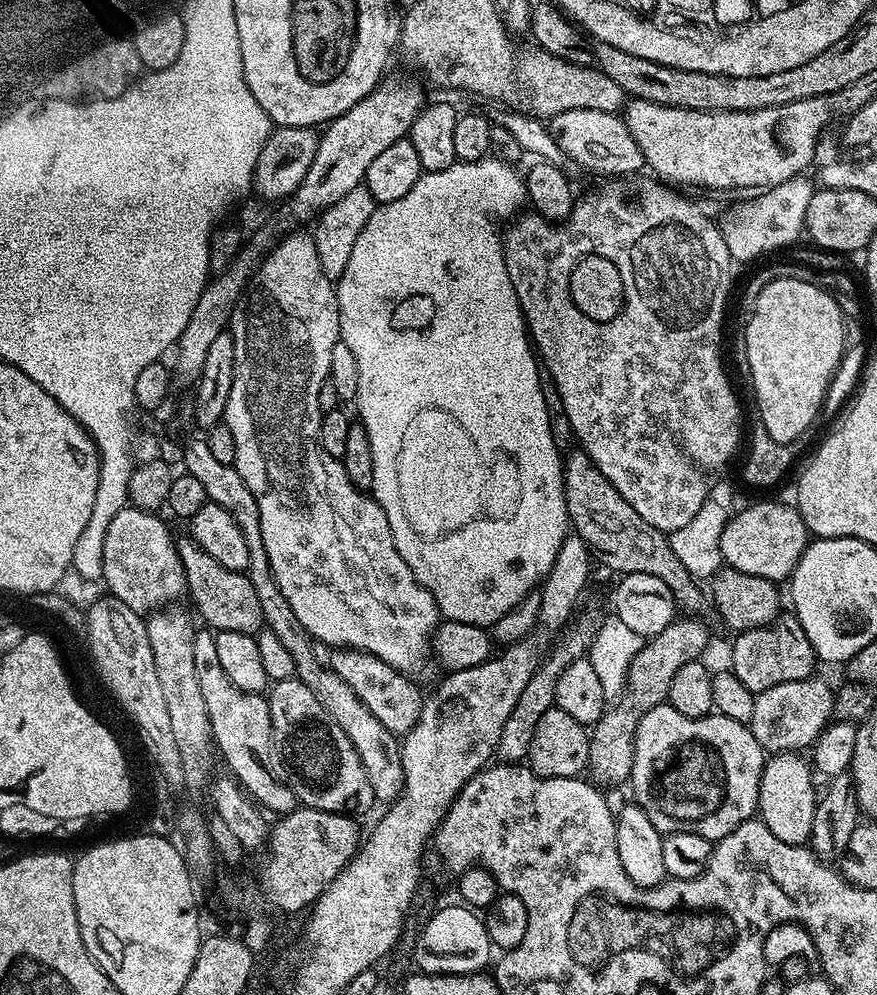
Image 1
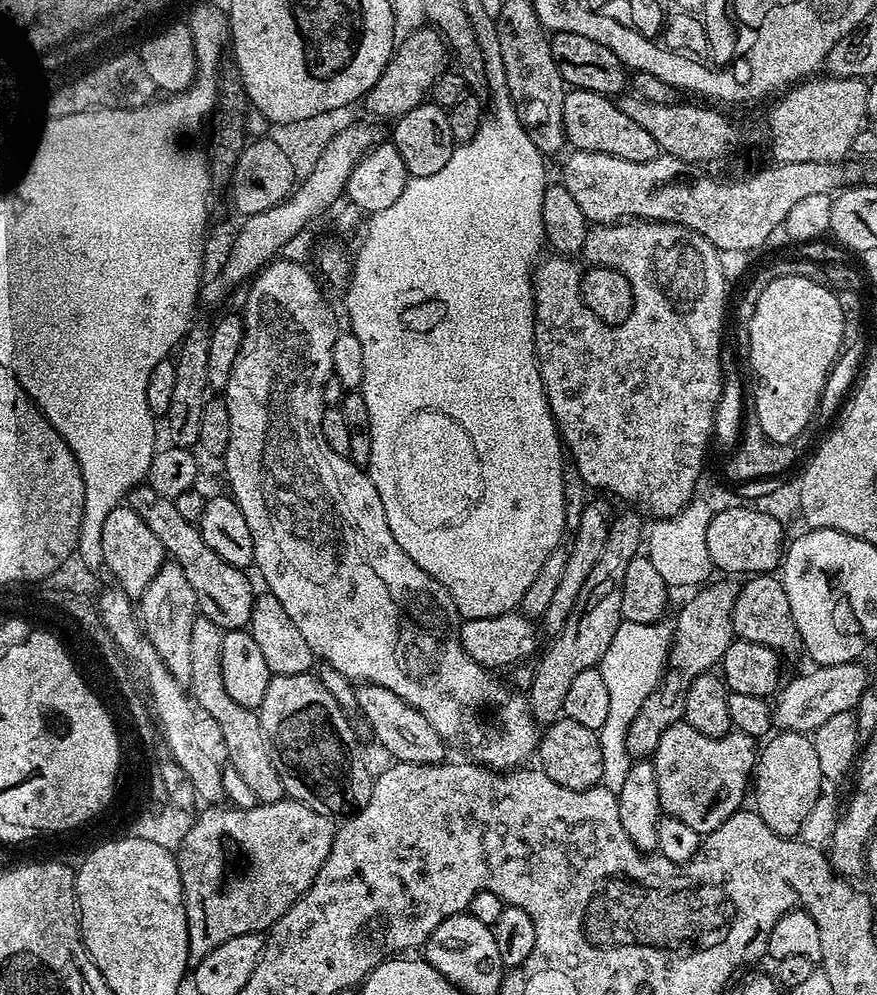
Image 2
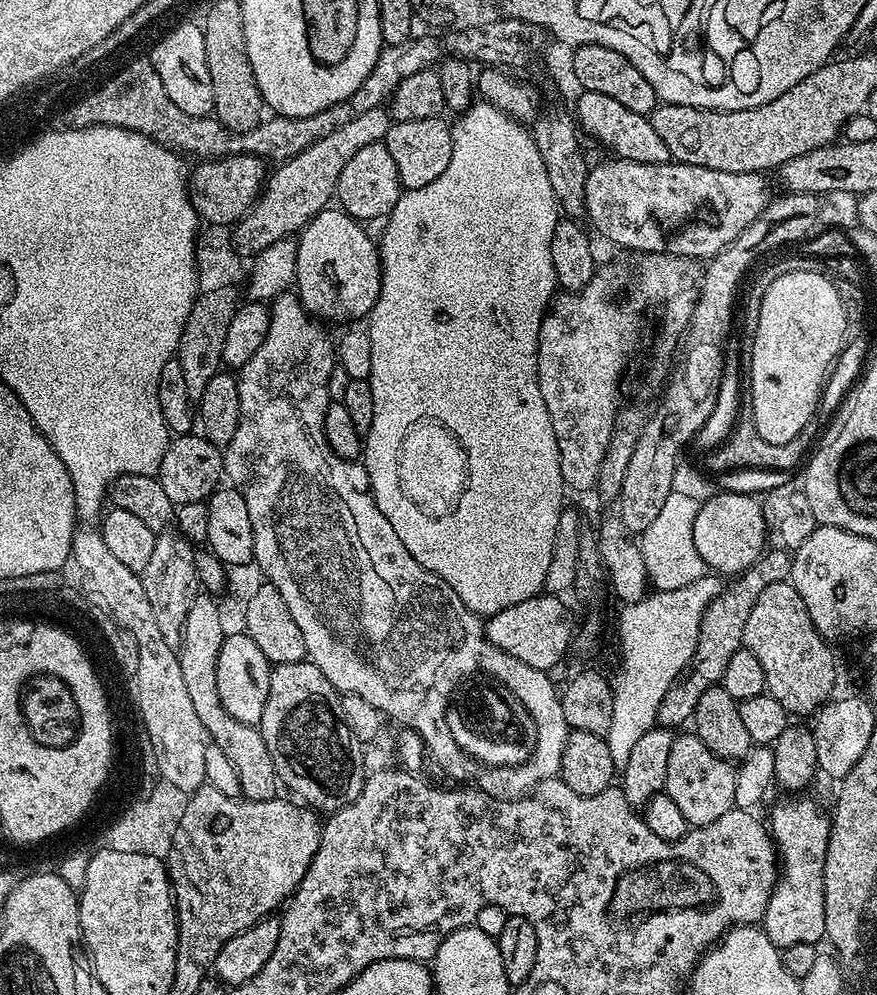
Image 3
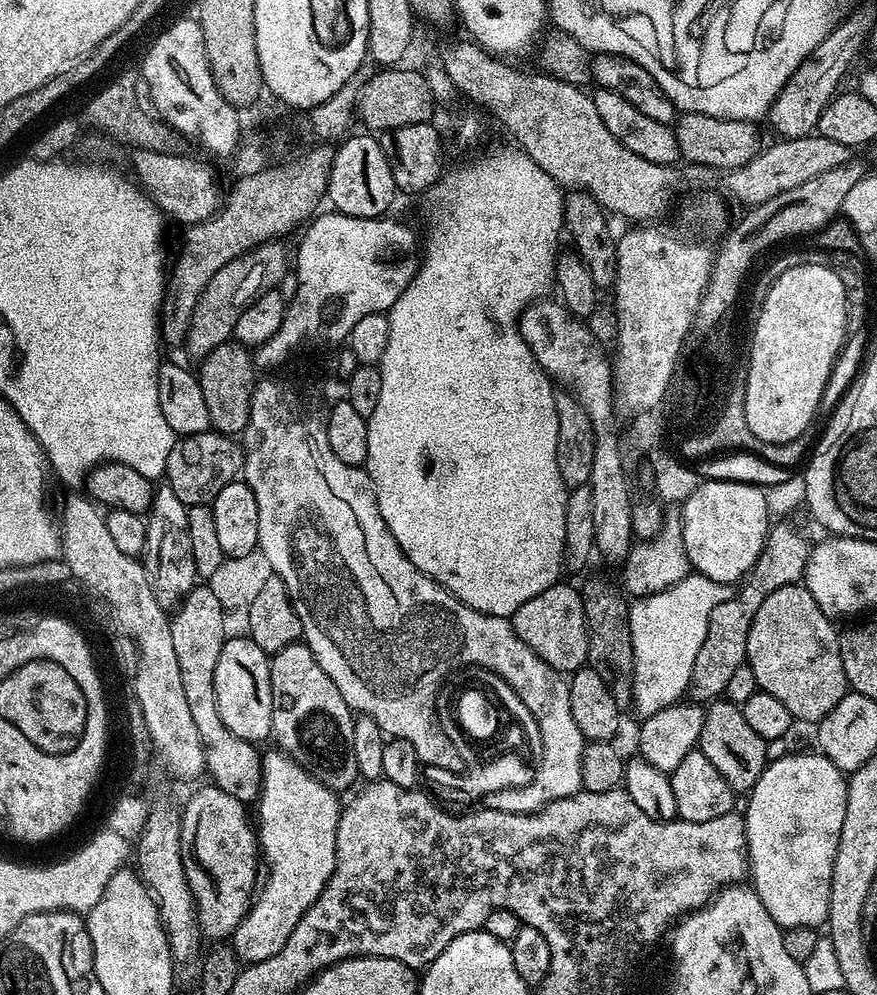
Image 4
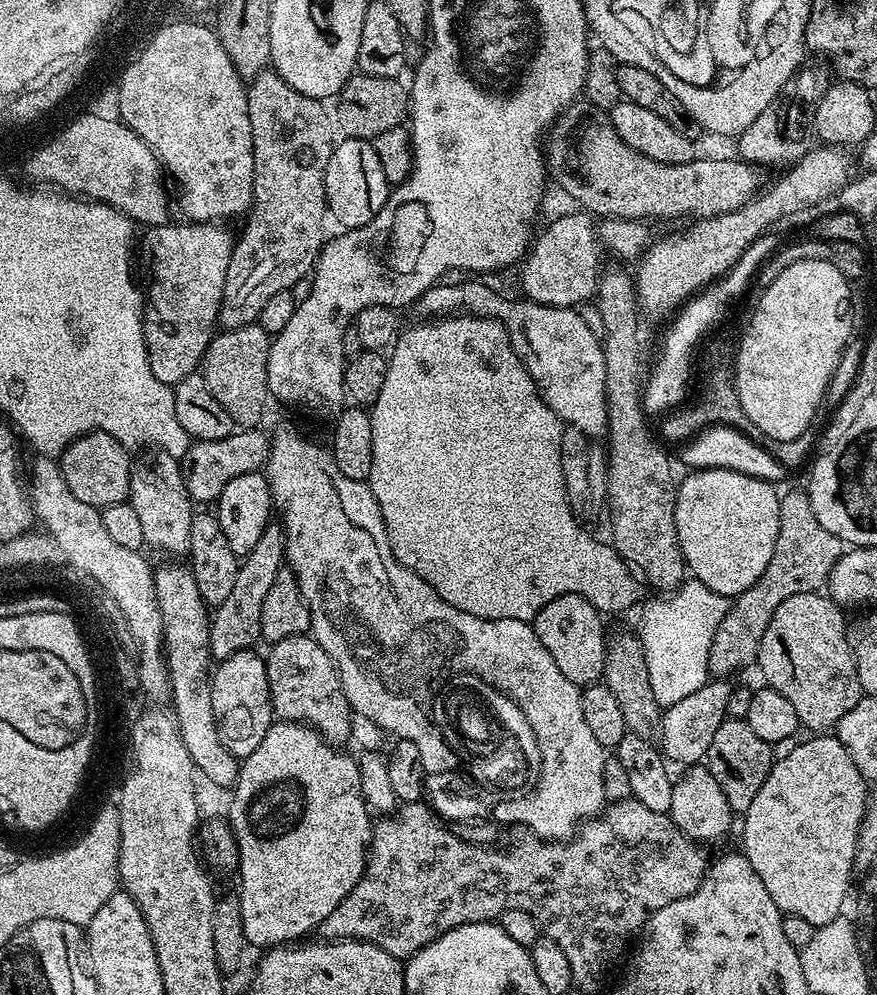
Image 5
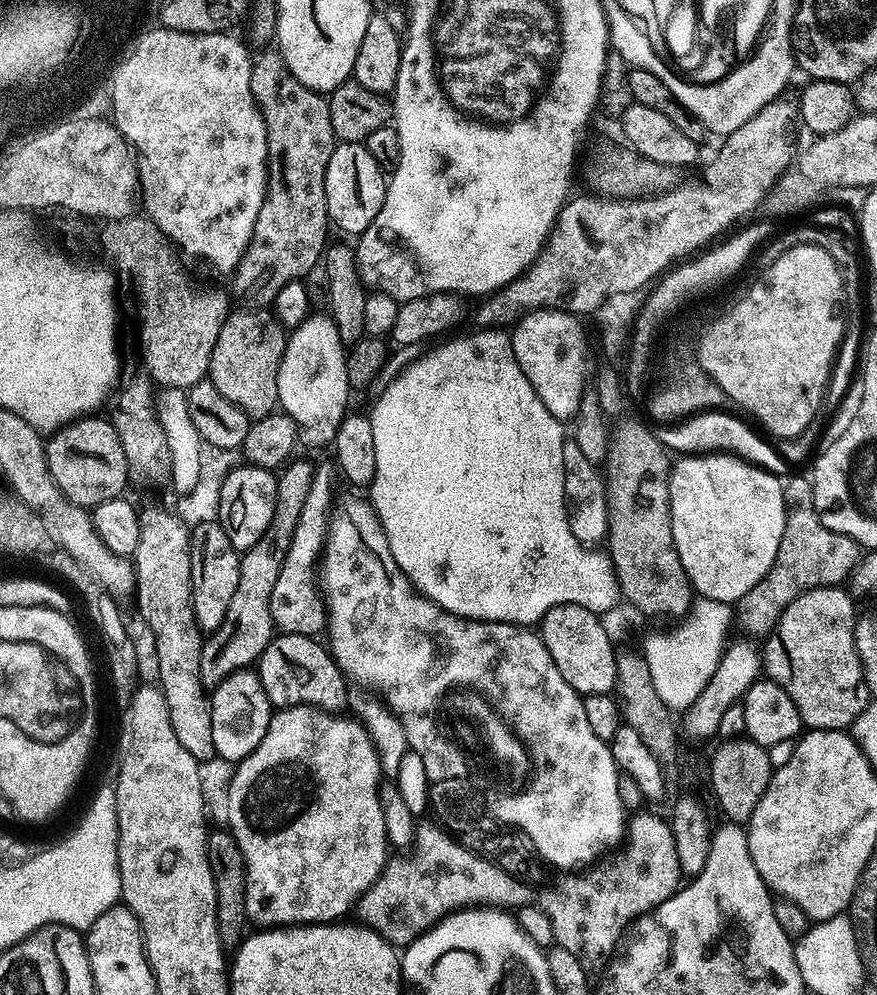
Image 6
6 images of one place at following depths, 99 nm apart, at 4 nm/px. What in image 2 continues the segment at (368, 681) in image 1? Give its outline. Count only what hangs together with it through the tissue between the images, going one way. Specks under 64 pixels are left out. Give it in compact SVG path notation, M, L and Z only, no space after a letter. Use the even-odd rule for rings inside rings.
M361 683L356 688L355 700L357 711L361 712L375 738L393 761L404 764L440 764L445 761L445 742L426 720L425 714L398 698L398 694L377 684Z

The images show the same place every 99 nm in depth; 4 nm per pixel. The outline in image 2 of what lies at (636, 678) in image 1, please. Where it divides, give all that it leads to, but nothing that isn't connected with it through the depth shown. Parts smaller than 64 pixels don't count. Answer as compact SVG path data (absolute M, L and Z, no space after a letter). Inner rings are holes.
M736 578L713 579L705 583L701 592L696 592L680 608L674 619L672 629L672 648L668 652L668 662L664 669L664 678L660 687L642 702L638 716L630 722L630 730L626 734L628 755L633 758L648 758L656 751L658 738L672 724L681 723L684 719L684 703L686 690L690 690L690 682L698 678L698 674L713 671L726 654L734 639L732 631L732 615L734 602L740 593L741 581Z

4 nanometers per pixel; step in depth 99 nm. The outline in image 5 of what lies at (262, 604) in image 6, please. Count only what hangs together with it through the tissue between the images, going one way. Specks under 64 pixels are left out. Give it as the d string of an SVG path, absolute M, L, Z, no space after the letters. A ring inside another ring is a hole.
M269 522L262 538L258 538L254 550L250 550L239 561L240 569L234 578L234 586L226 602L215 605L210 616L210 646L213 661L219 662L230 658L235 652L247 652L253 647L255 640L261 639L260 623L262 622L262 602L266 602L266 594L270 586L274 586L274 578L285 567L284 542L286 533L283 523Z

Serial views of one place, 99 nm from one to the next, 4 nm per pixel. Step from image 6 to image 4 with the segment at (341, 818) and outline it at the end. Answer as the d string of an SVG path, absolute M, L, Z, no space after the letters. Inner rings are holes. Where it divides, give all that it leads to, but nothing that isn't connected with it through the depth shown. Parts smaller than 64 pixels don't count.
M271 751L263 753L260 762L260 795L254 801L256 838L262 849L263 867L264 864L268 867L268 877L265 880L263 877L247 914L241 918L239 926L230 937L232 948L245 965L266 962L266 958L274 958L274 954L278 954L278 950L286 946L286 938L290 938L294 926L298 926L302 914L306 914L306 910L314 906L330 874L334 874L336 865L336 835L342 807L341 797L322 782L318 782L318 778L314 778L285 752Z

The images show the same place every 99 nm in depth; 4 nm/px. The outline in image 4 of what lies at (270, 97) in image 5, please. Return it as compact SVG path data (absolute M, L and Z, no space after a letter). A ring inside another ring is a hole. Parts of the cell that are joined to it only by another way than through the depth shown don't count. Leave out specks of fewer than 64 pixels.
M284 242L260 244L254 250L226 262L206 286L194 308L194 318L190 320L190 330L183 342L183 347L196 362L208 356L218 346L233 339L232 331L238 326L238 318L258 297L279 289L286 277L290 275L290 248Z

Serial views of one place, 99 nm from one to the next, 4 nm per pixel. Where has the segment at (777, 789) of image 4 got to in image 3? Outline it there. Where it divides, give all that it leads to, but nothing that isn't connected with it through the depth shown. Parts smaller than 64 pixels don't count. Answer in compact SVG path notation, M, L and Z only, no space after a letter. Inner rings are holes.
M784 800L772 808L770 831L778 849L778 879L768 899L762 927L778 949L798 946L798 942L819 945L825 939L824 867L831 829L829 813L812 800Z

